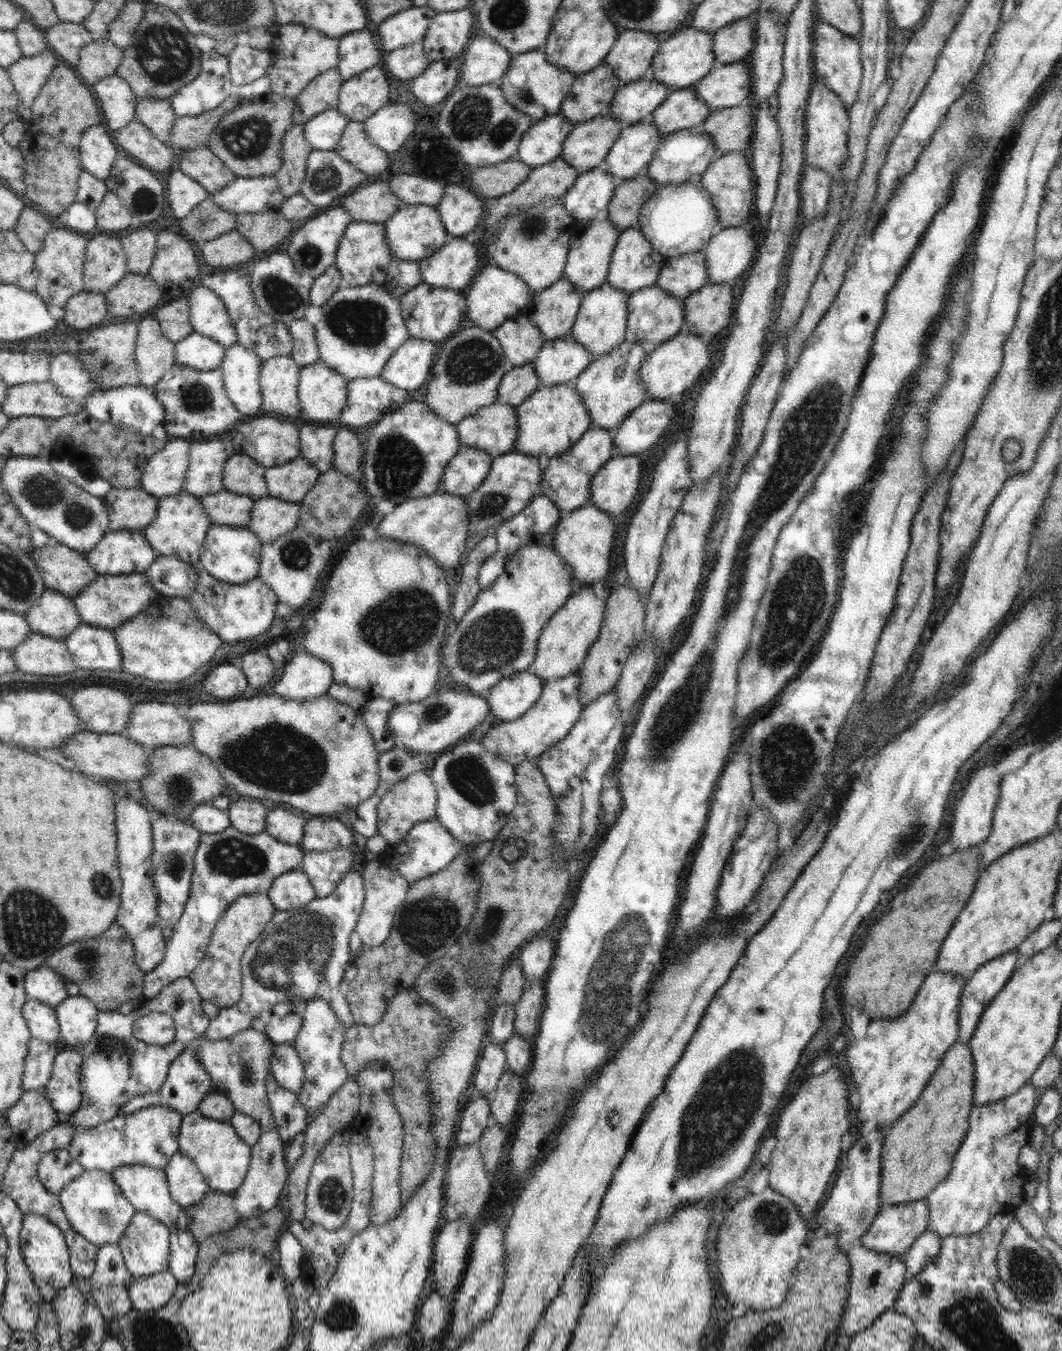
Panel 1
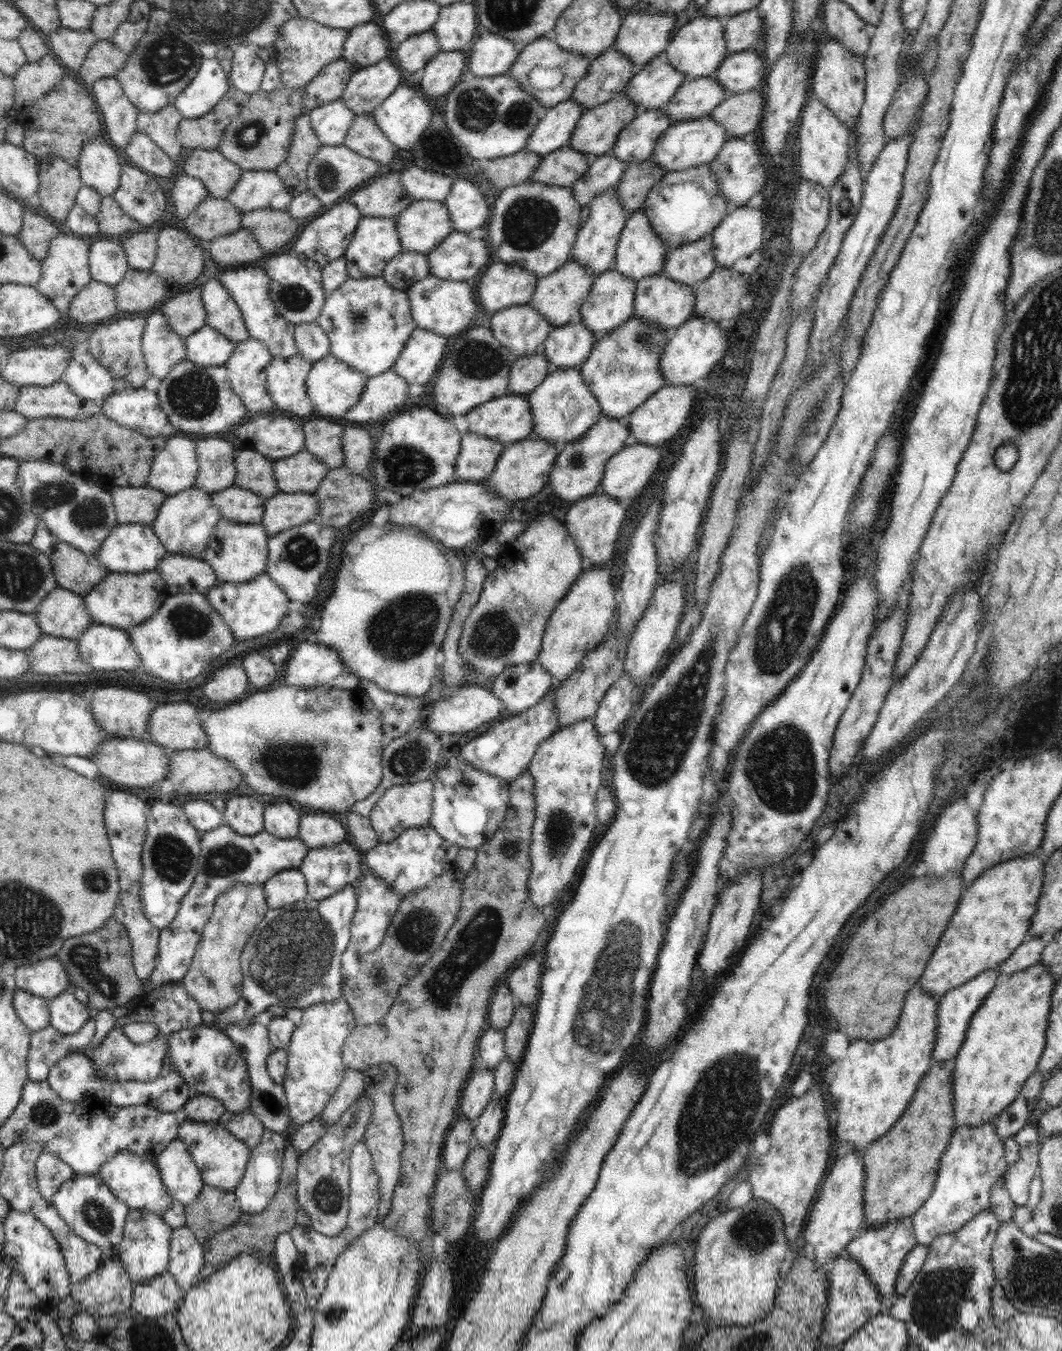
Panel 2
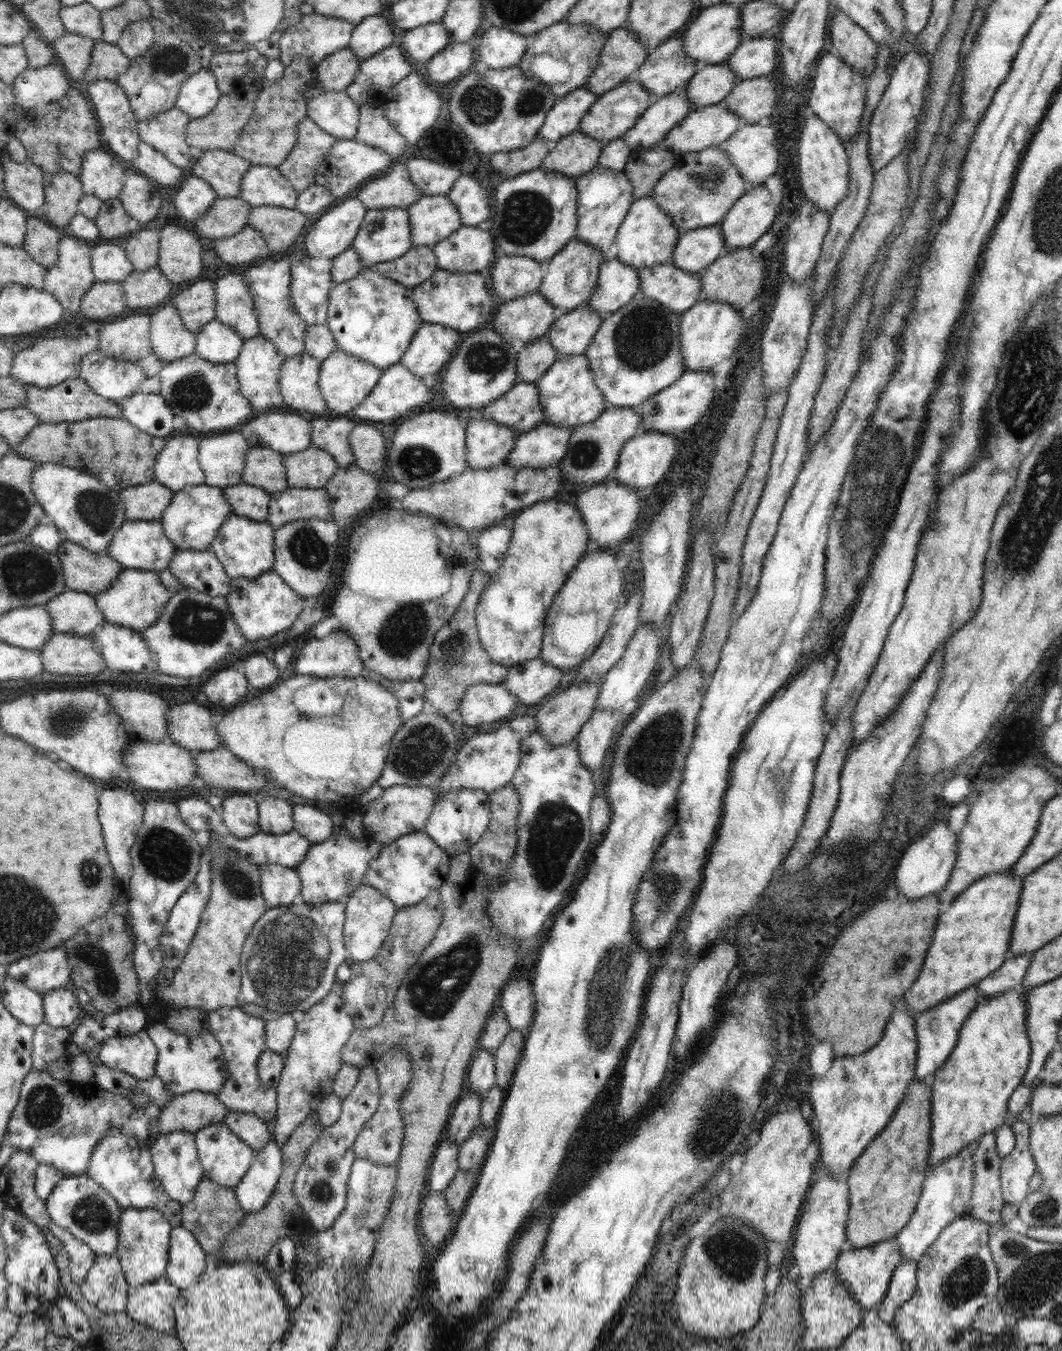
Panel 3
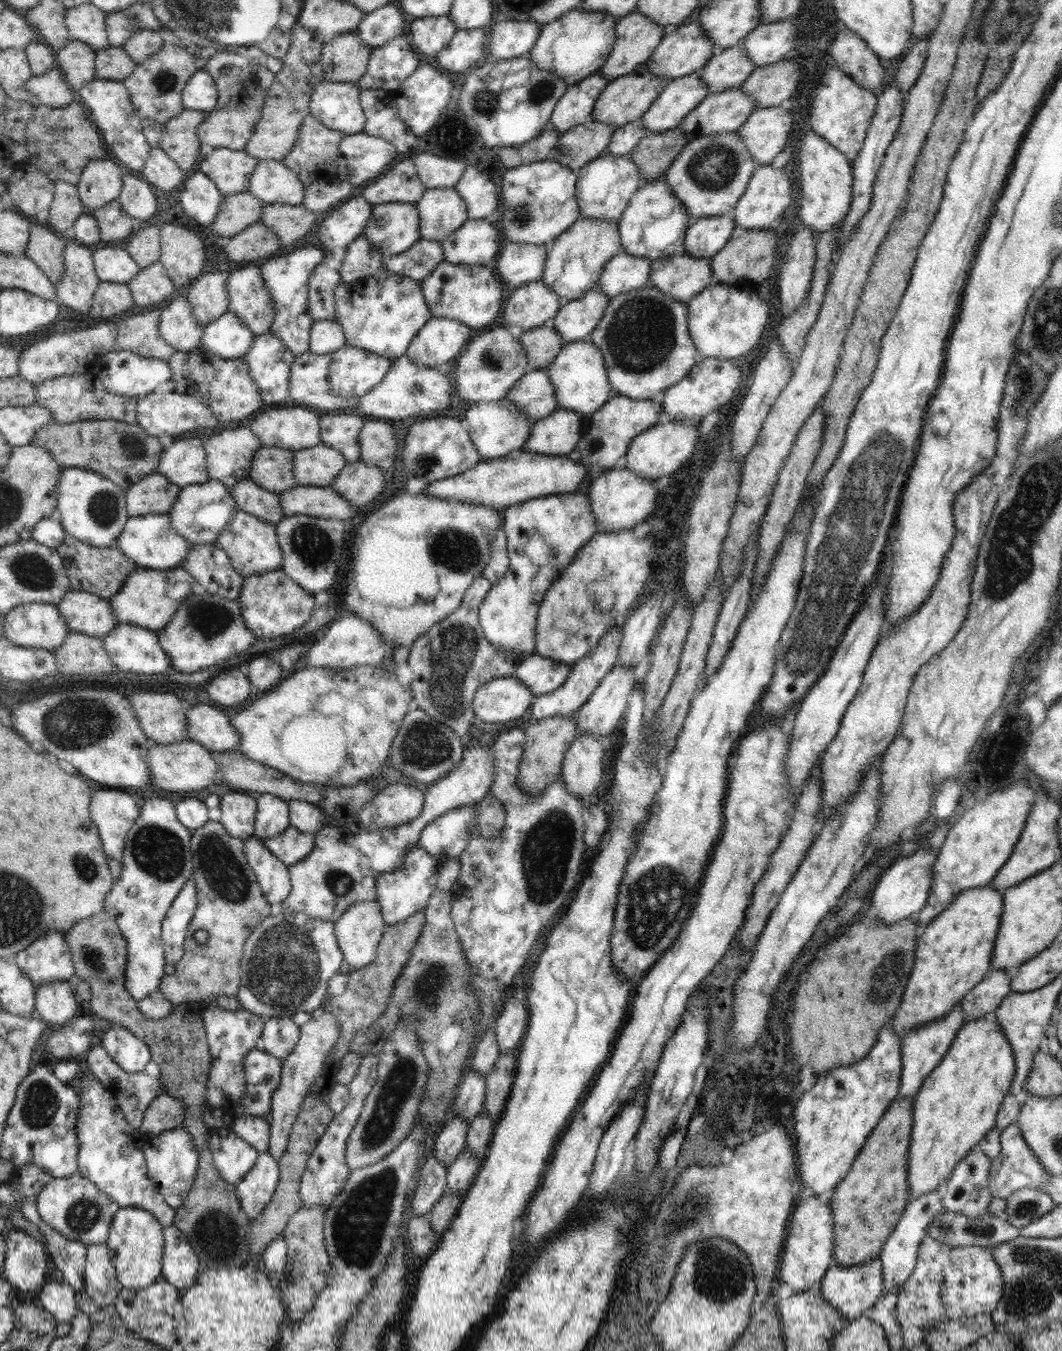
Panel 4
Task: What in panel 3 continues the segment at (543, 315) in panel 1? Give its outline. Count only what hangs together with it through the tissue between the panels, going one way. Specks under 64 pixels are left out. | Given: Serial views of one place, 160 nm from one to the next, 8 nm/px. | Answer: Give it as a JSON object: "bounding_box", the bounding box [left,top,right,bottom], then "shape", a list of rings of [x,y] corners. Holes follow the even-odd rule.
{"bounding_box":[538,238,602,313],"shape":[[[578,238],[572,239],[562,247],[560,252],[557,252],[546,262],[543,280],[540,283],[538,293],[550,306],[554,306],[557,313],[576,310],[579,308],[578,306],[564,306],[564,302],[566,302],[564,282],[566,282],[566,286],[568,286],[570,292],[574,292],[574,286],[580,286],[580,290],[584,290],[584,288],[595,288],[597,286],[599,267],[602,261],[601,252],[596,247],[593,248],[592,245],[586,244]],[[580,266],[586,266],[586,270],[588,270],[586,276],[580,276]]]}

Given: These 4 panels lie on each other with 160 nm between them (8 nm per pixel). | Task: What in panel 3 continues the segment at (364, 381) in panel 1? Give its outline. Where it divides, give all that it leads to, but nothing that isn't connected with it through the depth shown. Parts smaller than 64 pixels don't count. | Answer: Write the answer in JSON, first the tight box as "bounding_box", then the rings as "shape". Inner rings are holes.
{"bounding_box":[350,362,433,422],"shape":[[[399,362],[381,371],[380,378],[370,394],[357,408],[350,418],[358,416],[362,420],[374,420],[374,422],[384,422],[384,420],[394,420],[398,416],[412,416],[416,408],[423,407],[432,402],[433,393],[430,387],[424,384],[422,379],[412,374],[403,364]]]}

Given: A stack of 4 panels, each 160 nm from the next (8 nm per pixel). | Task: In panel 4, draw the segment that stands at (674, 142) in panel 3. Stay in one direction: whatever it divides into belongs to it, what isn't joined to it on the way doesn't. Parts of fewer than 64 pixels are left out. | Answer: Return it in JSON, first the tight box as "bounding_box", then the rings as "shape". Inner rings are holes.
{"bounding_box":[680,87,756,138],"shape":[[[739,87],[717,93],[708,93],[706,98],[685,116],[680,128],[685,135],[693,138],[702,135],[710,136],[721,132],[738,132],[750,116],[750,113],[756,108],[755,98],[748,96]]]}

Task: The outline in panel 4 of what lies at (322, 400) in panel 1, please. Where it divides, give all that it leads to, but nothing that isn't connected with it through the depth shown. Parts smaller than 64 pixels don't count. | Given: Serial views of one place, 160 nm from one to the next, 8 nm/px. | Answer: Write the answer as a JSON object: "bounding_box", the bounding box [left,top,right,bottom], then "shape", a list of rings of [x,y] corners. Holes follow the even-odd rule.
{"bounding_box":[329,344,393,400],"shape":[[[346,344],[330,354],[329,385],[337,396],[352,400],[373,389],[390,370],[393,360]]]}

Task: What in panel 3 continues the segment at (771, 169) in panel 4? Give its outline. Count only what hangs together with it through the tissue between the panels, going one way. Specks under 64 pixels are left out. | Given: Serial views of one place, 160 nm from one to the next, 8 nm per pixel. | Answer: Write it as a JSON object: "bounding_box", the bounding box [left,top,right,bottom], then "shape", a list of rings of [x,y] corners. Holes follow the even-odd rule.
{"bounding_box":[720,185,776,250],"shape":[[[765,185],[747,190],[720,222],[726,250],[752,247],[776,216],[776,204]]]}

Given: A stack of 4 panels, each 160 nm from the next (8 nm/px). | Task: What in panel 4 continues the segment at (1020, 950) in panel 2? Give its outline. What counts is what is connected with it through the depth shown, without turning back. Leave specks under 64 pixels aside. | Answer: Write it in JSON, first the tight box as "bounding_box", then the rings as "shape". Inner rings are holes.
{"bounding_box":[961,966,1013,1022],"shape":[[[992,966],[988,974],[961,1001],[964,1022],[983,1018],[987,1012],[994,1011],[1011,991],[1012,976],[1013,971],[999,970]]]}

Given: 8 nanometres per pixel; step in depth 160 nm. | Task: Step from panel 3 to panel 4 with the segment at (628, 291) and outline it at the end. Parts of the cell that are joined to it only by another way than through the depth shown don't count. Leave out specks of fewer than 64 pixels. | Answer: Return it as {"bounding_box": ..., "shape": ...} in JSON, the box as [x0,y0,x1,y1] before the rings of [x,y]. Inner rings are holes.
{"bounding_box":[597,252,651,301],"shape":[[[626,252],[615,254],[604,266],[598,279],[597,287],[609,301],[618,294],[626,294],[649,285],[651,260],[644,257],[635,257]]]}

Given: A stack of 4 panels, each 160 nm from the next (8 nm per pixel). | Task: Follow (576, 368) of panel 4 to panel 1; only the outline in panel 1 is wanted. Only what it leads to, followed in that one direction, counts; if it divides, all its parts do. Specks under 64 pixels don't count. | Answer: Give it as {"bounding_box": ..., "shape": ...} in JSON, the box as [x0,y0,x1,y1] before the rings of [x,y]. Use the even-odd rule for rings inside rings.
{"bounding_box":[513,383,593,462],"shape":[[[573,383],[539,386],[516,408],[518,430],[513,452],[534,455],[544,462],[546,458],[568,450],[593,424],[580,399],[581,396],[576,392]]]}

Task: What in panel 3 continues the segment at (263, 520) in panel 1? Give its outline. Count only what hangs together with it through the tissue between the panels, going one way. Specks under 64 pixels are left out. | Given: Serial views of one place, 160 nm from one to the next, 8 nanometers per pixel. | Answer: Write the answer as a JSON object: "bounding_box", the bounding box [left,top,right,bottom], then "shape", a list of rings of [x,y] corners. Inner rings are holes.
{"bounding_box":[266,487,331,530],"shape":[[[288,487],[270,494],[266,522],[276,530],[286,523],[300,519],[319,518],[331,520],[327,492],[313,487]]]}

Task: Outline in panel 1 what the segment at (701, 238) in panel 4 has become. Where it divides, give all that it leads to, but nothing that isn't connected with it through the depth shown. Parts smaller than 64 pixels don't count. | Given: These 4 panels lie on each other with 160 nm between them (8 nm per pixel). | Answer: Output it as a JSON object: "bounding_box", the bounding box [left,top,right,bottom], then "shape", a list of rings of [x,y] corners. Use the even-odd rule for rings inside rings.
{"bounding_box":[658,251,708,301],"shape":[[[702,251],[667,257],[660,270],[658,288],[666,294],[685,301],[708,283],[706,257]]]}

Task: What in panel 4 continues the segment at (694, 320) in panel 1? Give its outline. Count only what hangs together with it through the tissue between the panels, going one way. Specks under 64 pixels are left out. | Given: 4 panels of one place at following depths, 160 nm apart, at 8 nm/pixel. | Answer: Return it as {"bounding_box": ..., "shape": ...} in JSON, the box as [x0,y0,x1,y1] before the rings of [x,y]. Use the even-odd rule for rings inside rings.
{"bounding_box":[709,229,776,292],"shape":[[[768,229],[740,230],[709,260],[710,270],[717,283],[752,289],[757,292],[763,282],[770,276],[774,266],[776,236]]]}

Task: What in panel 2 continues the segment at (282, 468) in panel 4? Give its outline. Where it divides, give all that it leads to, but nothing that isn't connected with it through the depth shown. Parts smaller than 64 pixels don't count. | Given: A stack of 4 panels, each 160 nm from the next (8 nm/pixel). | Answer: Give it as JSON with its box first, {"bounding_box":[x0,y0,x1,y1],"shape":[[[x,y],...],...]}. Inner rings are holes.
{"bounding_box":[235,449,278,500],"shape":[[[244,449],[235,453],[235,486],[251,490],[265,500],[278,493],[274,478],[274,461],[255,450]]]}

